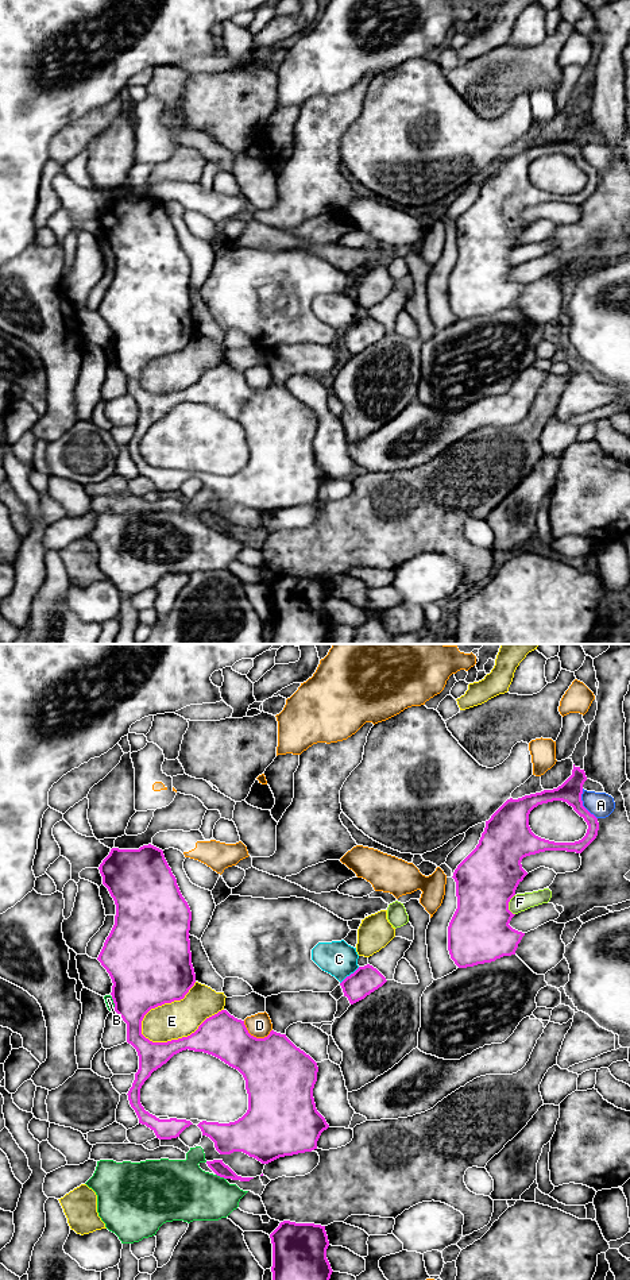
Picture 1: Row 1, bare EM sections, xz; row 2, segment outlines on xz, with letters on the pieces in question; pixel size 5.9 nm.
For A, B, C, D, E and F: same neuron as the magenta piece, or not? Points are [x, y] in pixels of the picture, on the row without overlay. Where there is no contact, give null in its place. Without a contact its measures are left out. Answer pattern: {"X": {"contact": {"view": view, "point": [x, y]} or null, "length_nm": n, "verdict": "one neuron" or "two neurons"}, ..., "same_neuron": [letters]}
{"A": {"contact": {"view": "xz", "point": [582, 155]}, "length_nm": 200, "verdict": "two neurons"}, "B": {"contact": {"view": "xz", "point": [113, 354]}, "length_nm": 90, "verdict": "two neurons"}, "C": {"contact": {"view": "xz", "point": [351, 326]}, "length_nm": 160, "verdict": "two neurons"}, "D": {"contact": {"view": "xz", "point": [255, 389]}, "length_nm": 190, "verdict": "two neurons"}, "E": {"contact": {"view": "xz", "point": [182, 389]}, "length_nm": 500, "verdict": "two neurons"}, "F": {"contact": {"view": "xz", "point": [507, 257]}, "length_nm": 130, "verdict": "two neurons"}, "same_neuron": []}

